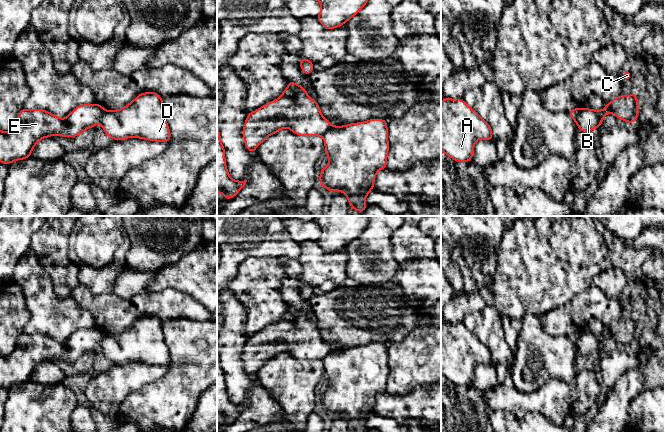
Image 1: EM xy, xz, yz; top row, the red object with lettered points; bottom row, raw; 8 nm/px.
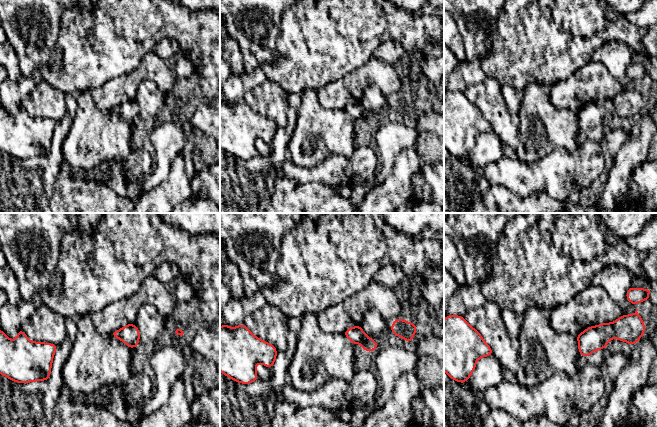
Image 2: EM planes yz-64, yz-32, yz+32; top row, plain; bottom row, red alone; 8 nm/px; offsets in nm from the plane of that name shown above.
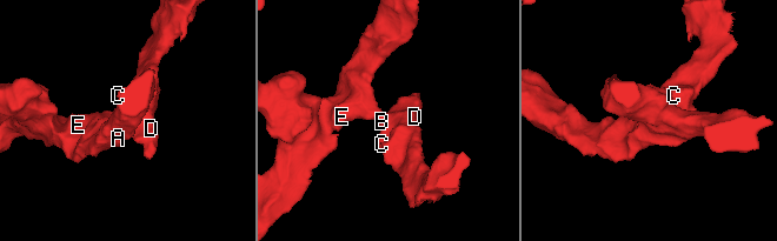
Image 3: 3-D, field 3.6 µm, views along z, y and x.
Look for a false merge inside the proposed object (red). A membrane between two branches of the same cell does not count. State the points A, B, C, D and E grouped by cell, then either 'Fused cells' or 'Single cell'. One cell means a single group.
Groups: A E / B C D. Fused cells

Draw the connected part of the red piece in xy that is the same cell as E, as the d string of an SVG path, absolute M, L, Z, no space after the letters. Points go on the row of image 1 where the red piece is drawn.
M98 103L77 106L65 119L43 109L23 108L17 117L15 126L8 132L0 131L0 162L9 165L13 161L29 158L33 148L43 138L53 135L75 137L85 133L86 128L94 128L100 122L105 109Z

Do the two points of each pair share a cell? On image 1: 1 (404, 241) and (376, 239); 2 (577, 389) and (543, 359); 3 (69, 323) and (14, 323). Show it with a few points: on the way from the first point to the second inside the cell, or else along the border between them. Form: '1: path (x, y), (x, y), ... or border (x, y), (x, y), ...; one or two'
1: border (402, 226), (390, 238), (392, 256), (398, 262); two
2: border (577, 372), (570, 381), (550, 378), (545, 383); two
3: border (25, 300), (30, 319), (23, 331); two

